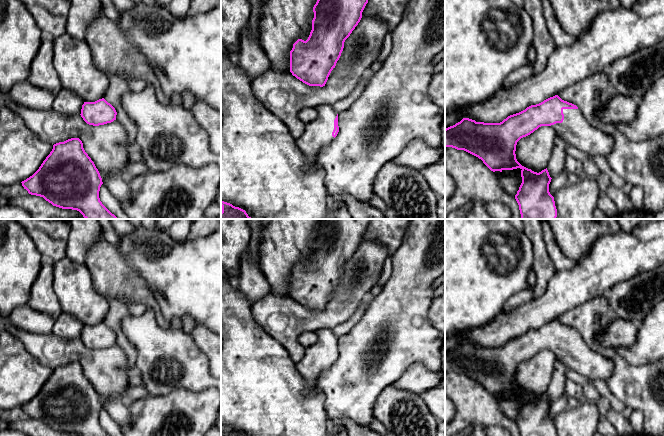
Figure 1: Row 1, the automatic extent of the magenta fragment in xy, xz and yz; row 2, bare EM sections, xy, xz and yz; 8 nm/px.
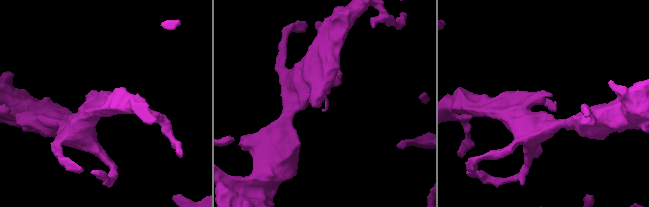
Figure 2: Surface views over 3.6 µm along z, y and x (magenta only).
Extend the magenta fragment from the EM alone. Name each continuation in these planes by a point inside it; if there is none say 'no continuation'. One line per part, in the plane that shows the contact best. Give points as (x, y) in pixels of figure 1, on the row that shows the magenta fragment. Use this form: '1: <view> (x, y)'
1: yz (576, 130)

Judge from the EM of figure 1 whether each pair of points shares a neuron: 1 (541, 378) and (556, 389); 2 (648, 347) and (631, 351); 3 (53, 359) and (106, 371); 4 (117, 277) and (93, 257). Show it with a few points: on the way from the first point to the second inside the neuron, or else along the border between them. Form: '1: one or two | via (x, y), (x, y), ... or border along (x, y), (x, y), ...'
1: two | border along (555, 361), (551, 382), (546, 391)
2: one | via (644, 351), (635, 351)
3: one | via (66, 355), (71, 351), (78, 351), (93, 361)
4: one | via (111, 271), (99, 259)

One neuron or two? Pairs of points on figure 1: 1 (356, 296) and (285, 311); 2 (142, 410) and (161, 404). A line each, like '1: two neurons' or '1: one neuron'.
1: one neuron
2: one neuron

